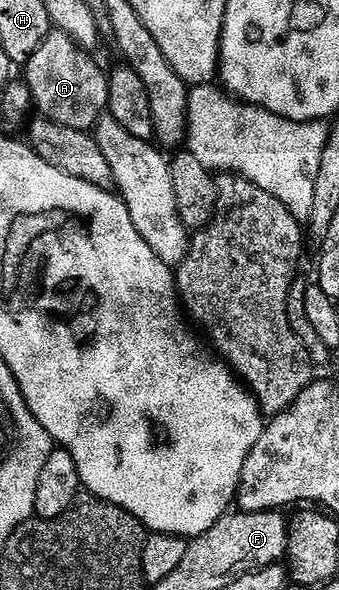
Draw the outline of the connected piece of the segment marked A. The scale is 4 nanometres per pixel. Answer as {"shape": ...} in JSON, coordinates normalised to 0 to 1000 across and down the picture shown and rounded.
{"shape":[[[147,51],[115,85],[91,92],[68,112],[68,139],[97,161],[94,181],[112,183],[124,198],[209,220],[283,219],[286,205],[313,195],[322,181],[322,131],[313,117],[298,117],[263,95],[271,93],[195,54],[165,51]]]}

